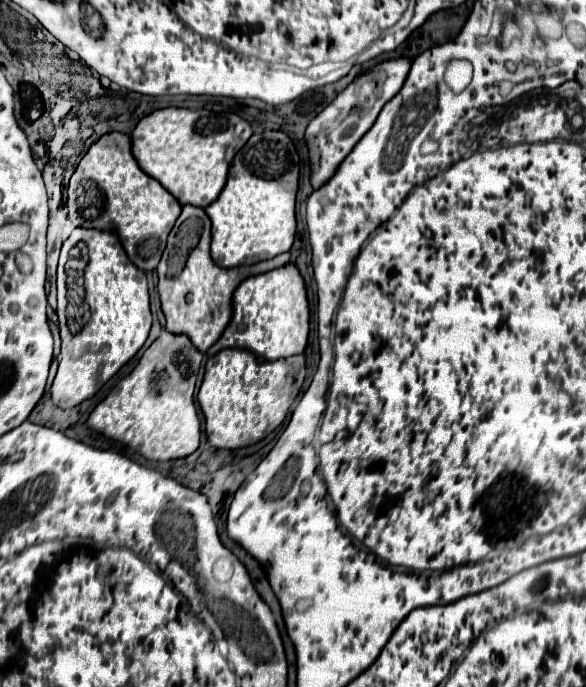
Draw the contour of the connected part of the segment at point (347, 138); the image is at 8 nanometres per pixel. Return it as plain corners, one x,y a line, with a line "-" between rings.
397,57
397,59
387,59
377,63
375,67
367,69
357,79
353,79
341,93
337,93
337,97
317,117
309,121
305,129
305,143
309,149
313,191
323,187
323,183
327,183
335,175
341,161
353,151
357,141
373,127
383,105
389,99
393,99
403,87
409,67
411,67
409,57

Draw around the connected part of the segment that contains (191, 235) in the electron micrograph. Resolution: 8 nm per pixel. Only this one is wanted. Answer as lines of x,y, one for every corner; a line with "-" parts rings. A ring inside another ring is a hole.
185,205
179,219
175,221
175,227
169,233
167,247
157,267
159,275
157,291
167,321
165,329
175,335
177,333
187,335
193,347
197,347
197,351
201,353
205,353
221,337
221,331
227,327
231,319
231,297
237,285
247,277
267,273
271,269
285,267
289,263
289,253
283,253
269,261
255,263
251,267
223,269
213,263
209,255
209,243
211,243
211,221
207,213
199,207

